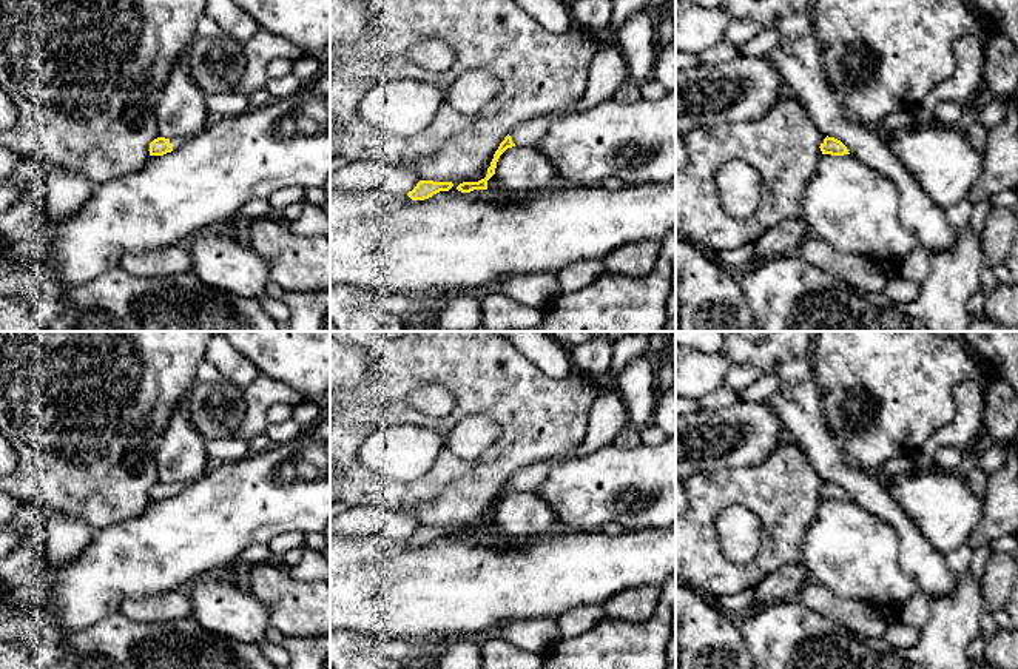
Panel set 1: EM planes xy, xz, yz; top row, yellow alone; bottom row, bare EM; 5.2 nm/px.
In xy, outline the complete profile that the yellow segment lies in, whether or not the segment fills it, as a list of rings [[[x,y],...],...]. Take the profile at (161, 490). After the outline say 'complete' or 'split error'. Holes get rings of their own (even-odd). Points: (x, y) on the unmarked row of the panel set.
[[[157,482],[150,489],[150,501],[163,501],[167,498],[171,498],[173,495],[180,493],[184,489],[187,489],[188,484],[165,484]]]; split error

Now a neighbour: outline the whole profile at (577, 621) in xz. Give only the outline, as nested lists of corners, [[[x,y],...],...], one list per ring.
[[[581,606],[572,609],[571,612],[561,615],[557,620],[560,635],[563,640],[572,640],[589,629],[592,629],[597,623],[605,618],[605,612],[602,606]]]

